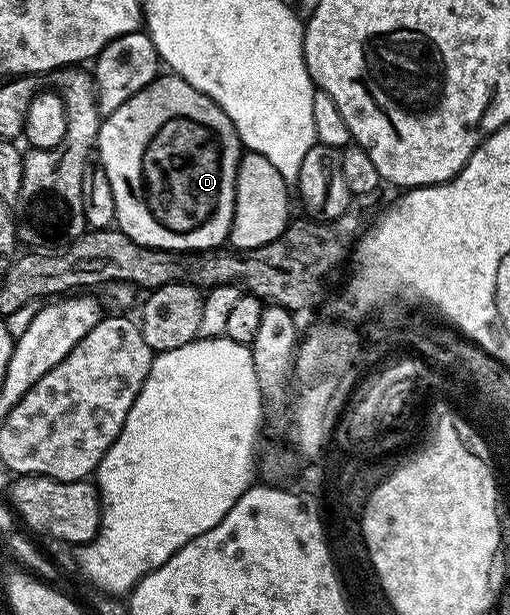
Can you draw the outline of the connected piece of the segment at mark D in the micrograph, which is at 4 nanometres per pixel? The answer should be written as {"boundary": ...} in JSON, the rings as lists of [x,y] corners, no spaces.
{"boundary":[[[173,73],[152,80],[143,91],[124,101],[116,113],[105,116],[98,134],[96,159],[104,165],[104,173],[108,173],[112,184],[117,230],[156,250],[203,253],[221,248],[233,224],[238,162],[243,154],[243,145],[228,113],[216,101]]]}

